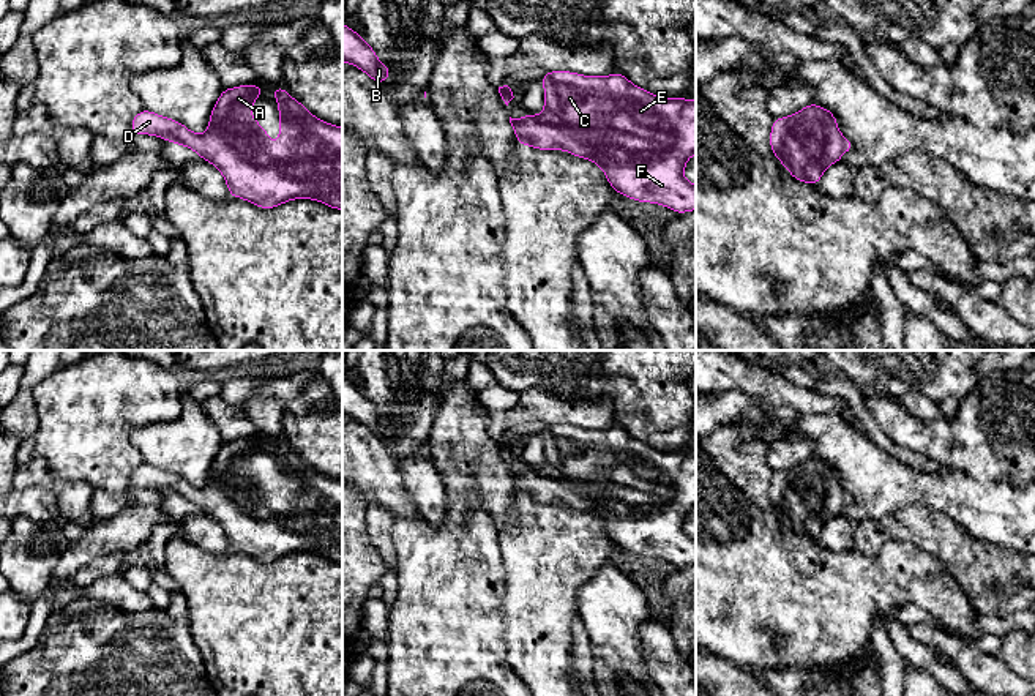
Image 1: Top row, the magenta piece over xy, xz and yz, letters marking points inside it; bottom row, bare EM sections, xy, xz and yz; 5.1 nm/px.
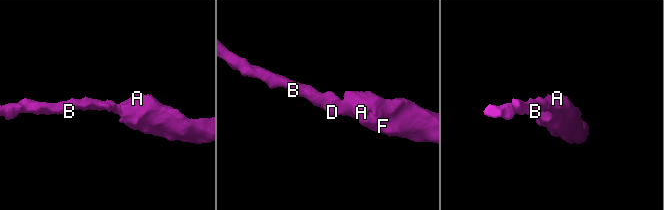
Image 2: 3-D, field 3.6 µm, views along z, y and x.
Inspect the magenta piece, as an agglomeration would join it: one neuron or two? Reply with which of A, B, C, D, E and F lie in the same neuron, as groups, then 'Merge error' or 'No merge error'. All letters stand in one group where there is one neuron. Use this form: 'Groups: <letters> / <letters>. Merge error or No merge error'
Groups: A B C D E F. No merge error

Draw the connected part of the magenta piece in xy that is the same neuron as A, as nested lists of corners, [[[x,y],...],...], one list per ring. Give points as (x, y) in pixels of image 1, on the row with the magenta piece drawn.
[[[257,84],[224,88],[204,134],[194,134],[183,123],[147,109],[131,120],[131,134],[158,136],[189,147],[222,174],[230,197],[245,199],[260,208],[270,210],[293,199],[314,199],[342,210],[342,128],[319,120],[284,87],[278,87],[271,90],[279,109],[279,140],[273,144],[251,115],[256,98],[263,92]]]

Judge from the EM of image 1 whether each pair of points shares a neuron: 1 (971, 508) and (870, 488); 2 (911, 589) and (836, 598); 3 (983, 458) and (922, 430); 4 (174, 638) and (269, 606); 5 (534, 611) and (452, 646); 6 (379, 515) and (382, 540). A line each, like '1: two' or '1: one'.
1: one
2: one
3: one
4: two
5: two
6: one

